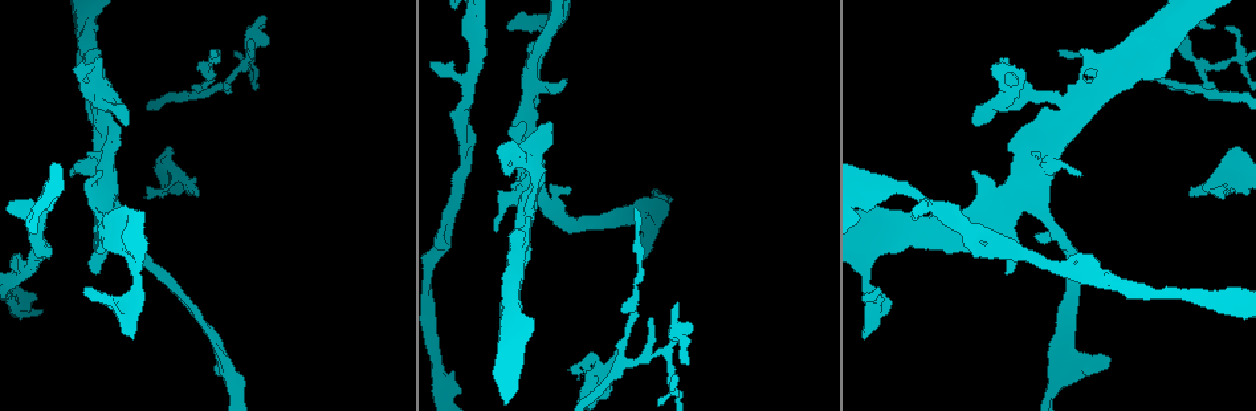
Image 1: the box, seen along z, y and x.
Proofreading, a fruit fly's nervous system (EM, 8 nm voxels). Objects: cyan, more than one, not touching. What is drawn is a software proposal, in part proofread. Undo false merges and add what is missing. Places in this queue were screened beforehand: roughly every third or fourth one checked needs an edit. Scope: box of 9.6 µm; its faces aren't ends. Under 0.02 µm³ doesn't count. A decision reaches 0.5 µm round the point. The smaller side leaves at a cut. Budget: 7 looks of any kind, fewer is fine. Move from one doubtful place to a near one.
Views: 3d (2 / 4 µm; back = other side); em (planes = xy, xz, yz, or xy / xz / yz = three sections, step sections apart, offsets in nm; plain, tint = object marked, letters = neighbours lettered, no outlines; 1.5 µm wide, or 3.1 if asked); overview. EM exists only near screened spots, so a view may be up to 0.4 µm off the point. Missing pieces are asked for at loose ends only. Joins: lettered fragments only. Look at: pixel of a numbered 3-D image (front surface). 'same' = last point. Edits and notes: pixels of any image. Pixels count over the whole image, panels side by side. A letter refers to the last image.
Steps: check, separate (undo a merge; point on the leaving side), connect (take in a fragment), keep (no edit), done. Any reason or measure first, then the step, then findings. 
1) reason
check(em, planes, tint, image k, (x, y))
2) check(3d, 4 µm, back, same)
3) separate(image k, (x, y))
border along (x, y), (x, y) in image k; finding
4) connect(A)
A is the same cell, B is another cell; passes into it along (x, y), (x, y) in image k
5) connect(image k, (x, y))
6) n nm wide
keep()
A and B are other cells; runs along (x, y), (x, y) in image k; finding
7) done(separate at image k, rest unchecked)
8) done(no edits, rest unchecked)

an open end
check(3d, 2 µm, back, image 1, (635, 208))

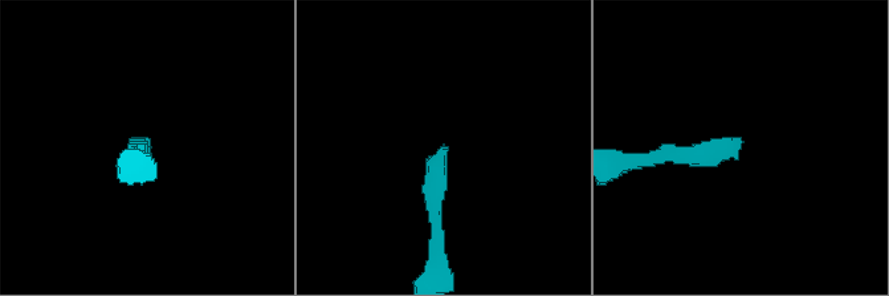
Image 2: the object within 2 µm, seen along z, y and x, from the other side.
check(em, planes, letters, image 2, (741, 147))

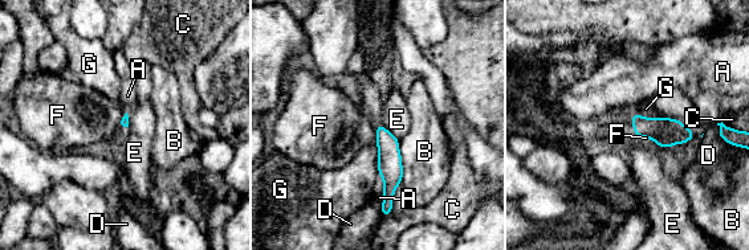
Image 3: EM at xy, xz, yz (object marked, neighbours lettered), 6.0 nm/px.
keep()
A, B, C, D, E, F and G are other cells; runs along (379, 127), (389, 147), (389, 203) in image 3; none of them fits

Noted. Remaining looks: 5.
narrows sharply
check(3d, 4 µm, image 1, (625, 360))

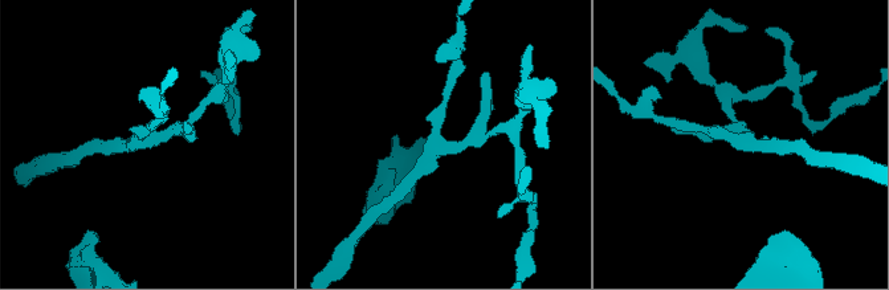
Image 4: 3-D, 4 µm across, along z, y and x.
3 arms; shape alone is not enough
check(em, planes, letters, image 4, (142, 140))

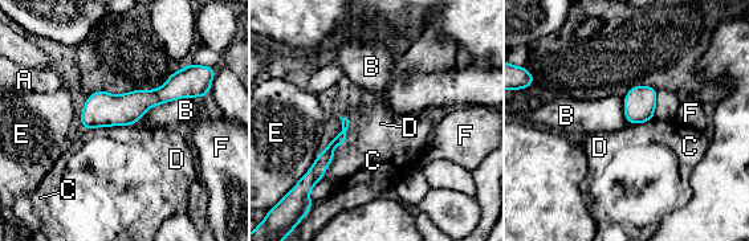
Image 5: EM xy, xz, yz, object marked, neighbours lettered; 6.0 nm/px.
keep()
A, B, C, D, E and F are other cells; runs along (190, 93), (100, 110), (85, 125) in image 5; continuous, no second cell

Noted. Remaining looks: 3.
branch stops here
check(em, planes, letters, image 1, (644, 257))

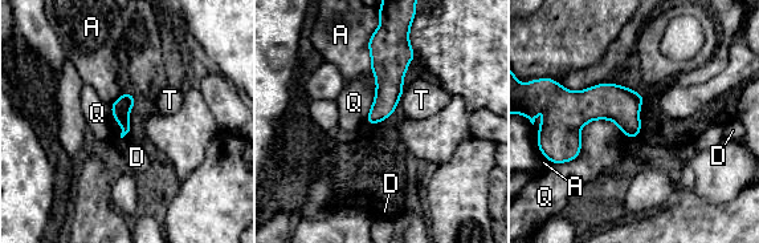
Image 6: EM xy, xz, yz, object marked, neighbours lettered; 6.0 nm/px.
110 nm wide
keep()
A, D, Q and T are other cells; border along (628, 137), (591, 120), (555, 163) in image 6; no lettered fragment goes on from it

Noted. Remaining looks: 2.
done(no edits, rest unchecked)

